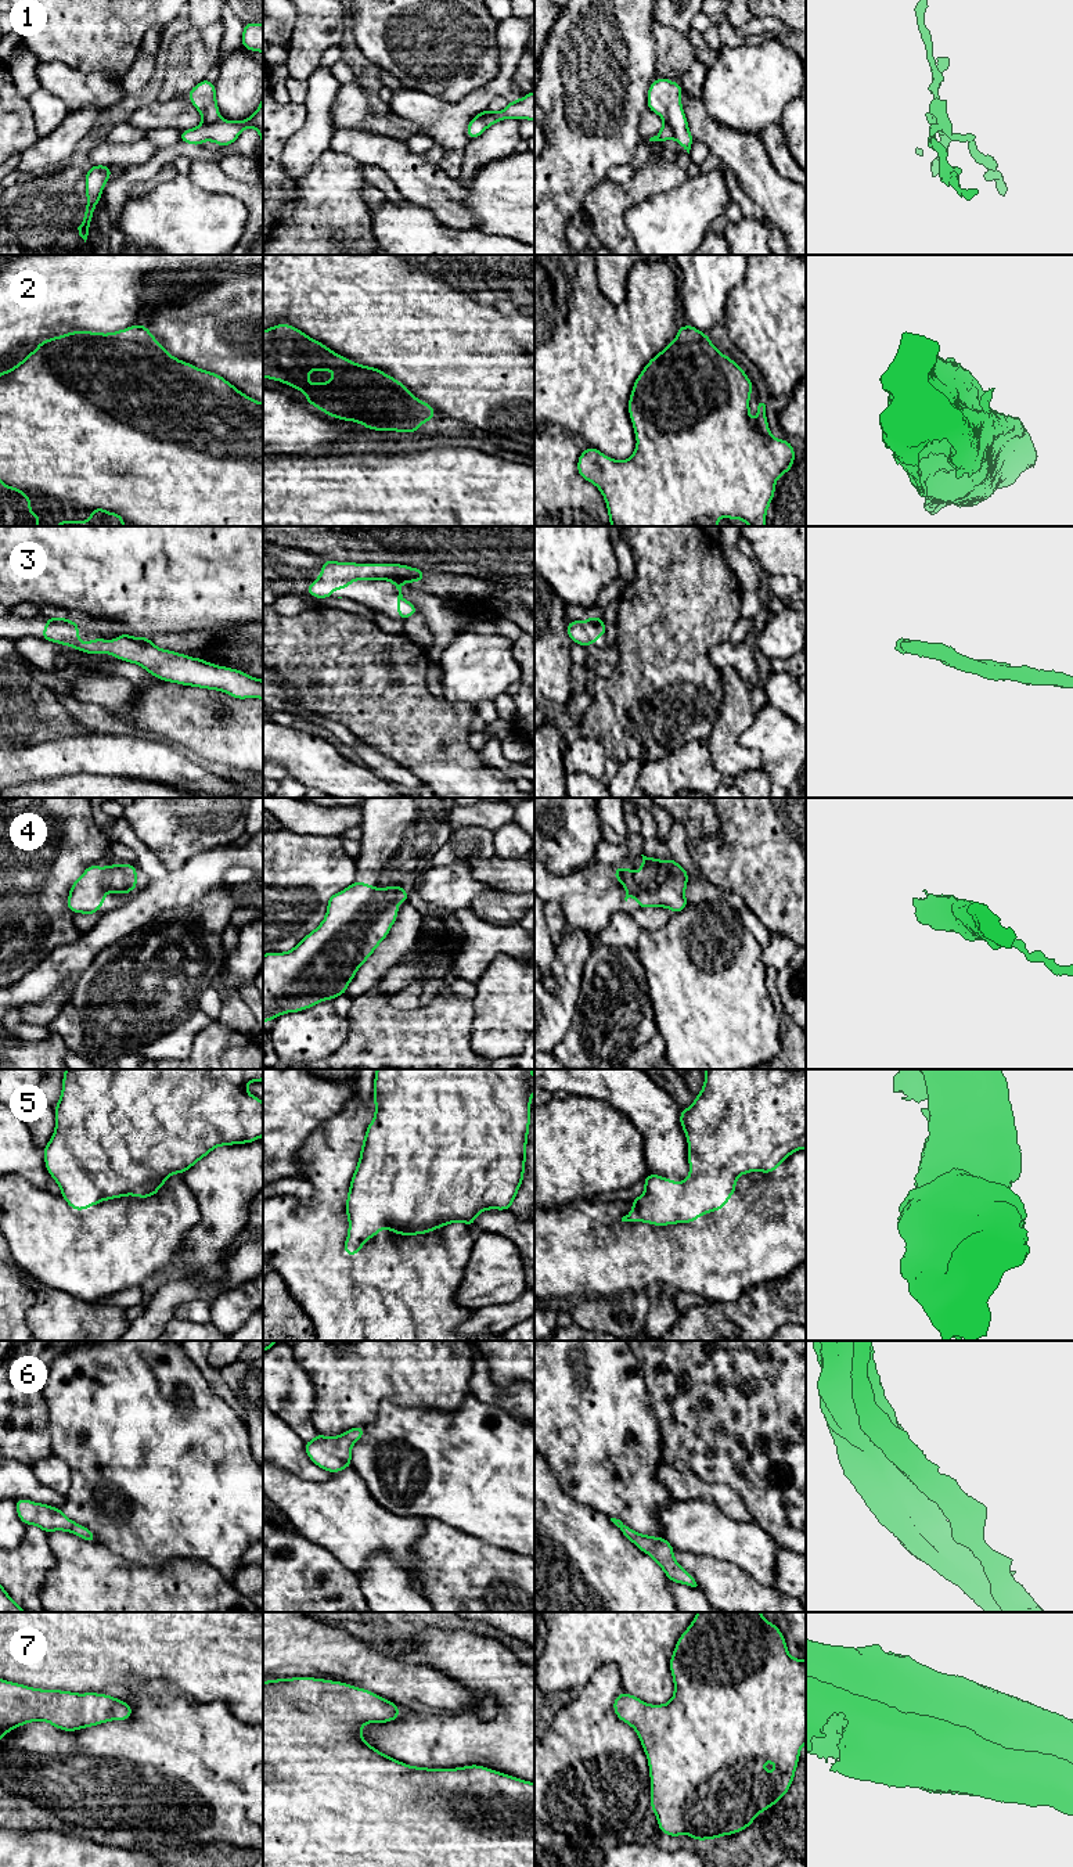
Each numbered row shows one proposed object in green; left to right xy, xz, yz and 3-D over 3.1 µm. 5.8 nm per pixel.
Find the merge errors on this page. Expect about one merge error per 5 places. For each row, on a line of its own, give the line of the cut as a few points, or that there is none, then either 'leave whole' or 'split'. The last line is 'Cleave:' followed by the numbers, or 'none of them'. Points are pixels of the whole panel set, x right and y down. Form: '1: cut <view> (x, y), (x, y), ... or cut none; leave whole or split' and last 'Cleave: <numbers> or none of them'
1: cut xy (219, 117), (213, 122), (202, 123); split
2: cut none; leave whole
3: cut none; leave whole
4: cut none; leave whole
5: cut none; leave whole
6: cut none; leave whole
7: cut none; leave whole
Cleave: 1

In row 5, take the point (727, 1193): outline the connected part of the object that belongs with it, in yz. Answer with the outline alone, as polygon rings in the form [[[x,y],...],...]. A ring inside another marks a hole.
[[[705,1069],[705,1083],[702,1091],[695,1097],[694,1104],[680,1111],[680,1123],[688,1141],[689,1177],[681,1183],[665,1179],[659,1174],[648,1173],[642,1180],[645,1192],[631,1199],[633,1211],[622,1217],[622,1222],[645,1222],[653,1226],[667,1226],[676,1223],[692,1223],[701,1215],[723,1209],[735,1192],[737,1177],[759,1170],[773,1173],[792,1152],[806,1148],[806,1069]]]

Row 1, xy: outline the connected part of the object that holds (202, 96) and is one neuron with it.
[[[208,79],[201,80],[187,91],[190,102],[199,111],[204,125],[215,123],[219,118],[215,83]]]

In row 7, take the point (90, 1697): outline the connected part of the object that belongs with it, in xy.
[[[0,1679],[0,1738],[35,1720],[76,1731],[111,1720],[127,1720],[132,1715],[127,1702],[107,1694],[40,1690]]]

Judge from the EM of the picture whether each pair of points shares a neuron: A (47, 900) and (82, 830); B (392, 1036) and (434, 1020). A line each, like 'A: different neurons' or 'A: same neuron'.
A: same neuron
B: same neuron

